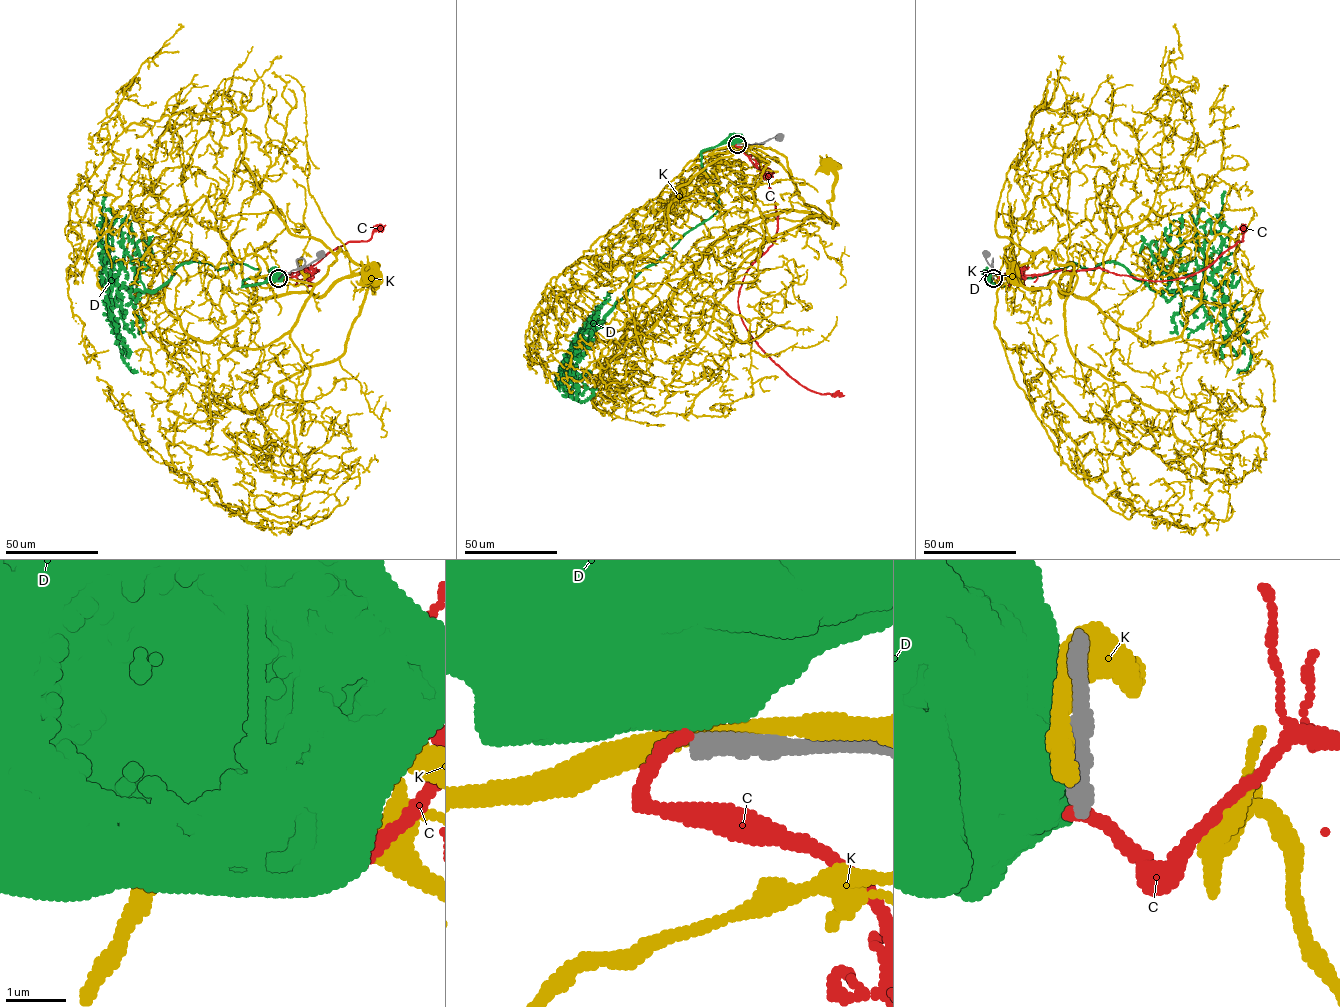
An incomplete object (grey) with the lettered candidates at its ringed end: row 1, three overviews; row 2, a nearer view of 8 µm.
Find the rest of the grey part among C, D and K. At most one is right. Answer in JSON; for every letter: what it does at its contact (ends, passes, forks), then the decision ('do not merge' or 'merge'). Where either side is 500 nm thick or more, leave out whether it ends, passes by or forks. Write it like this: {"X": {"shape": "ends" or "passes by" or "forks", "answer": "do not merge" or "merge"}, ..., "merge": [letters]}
{"C": {"shape": "ends", "answer": "do not merge"}, "D": {"answer": "do not merge"}, "K": {"shape": "passes by", "answer": "do not merge"}, "merge": []}

